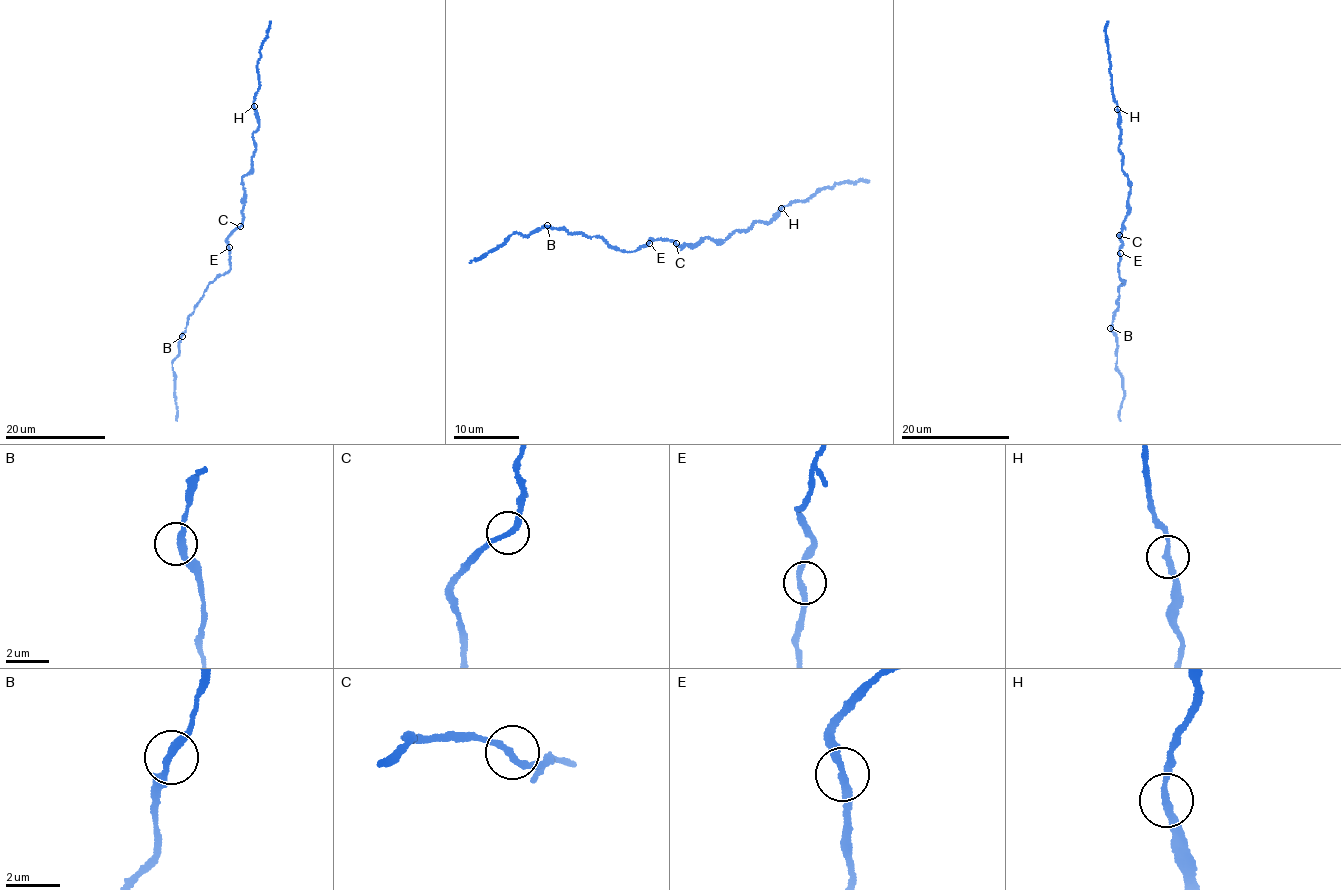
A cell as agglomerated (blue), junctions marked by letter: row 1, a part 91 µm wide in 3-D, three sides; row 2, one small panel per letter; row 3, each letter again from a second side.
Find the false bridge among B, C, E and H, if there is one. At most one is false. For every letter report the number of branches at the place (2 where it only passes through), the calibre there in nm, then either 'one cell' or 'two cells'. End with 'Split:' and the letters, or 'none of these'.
B: 2 | 240 nm | one cell
C: 2 | 240 nm | one cell
E: 2 | 240 nm | one cell
H: 2 | 240 nm | one cell
Split: none of these

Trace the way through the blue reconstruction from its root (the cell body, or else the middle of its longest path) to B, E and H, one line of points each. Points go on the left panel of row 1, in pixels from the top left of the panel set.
B: (241, 226), (228, 240), (230, 269), (209, 284), (182, 336)
E: (241, 226), (228, 237), (229, 247)
H: (241, 226), (244, 199), (242, 177), (252, 167), (256, 149), (253, 132), (259, 125), (254, 106)

